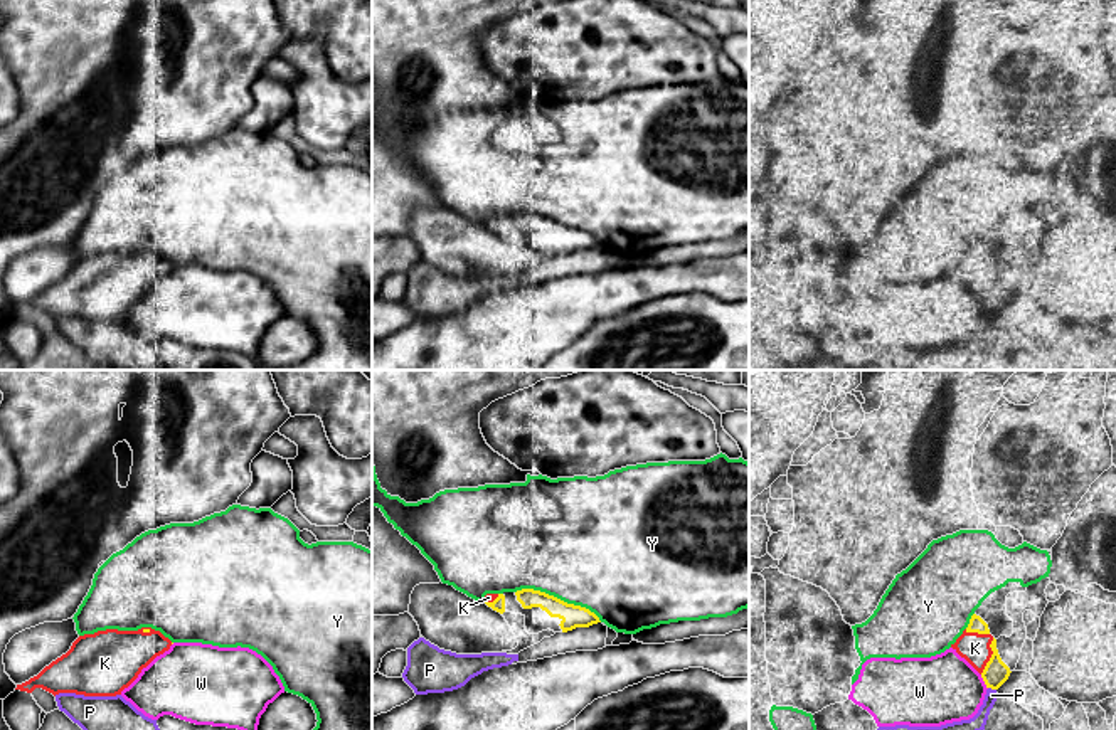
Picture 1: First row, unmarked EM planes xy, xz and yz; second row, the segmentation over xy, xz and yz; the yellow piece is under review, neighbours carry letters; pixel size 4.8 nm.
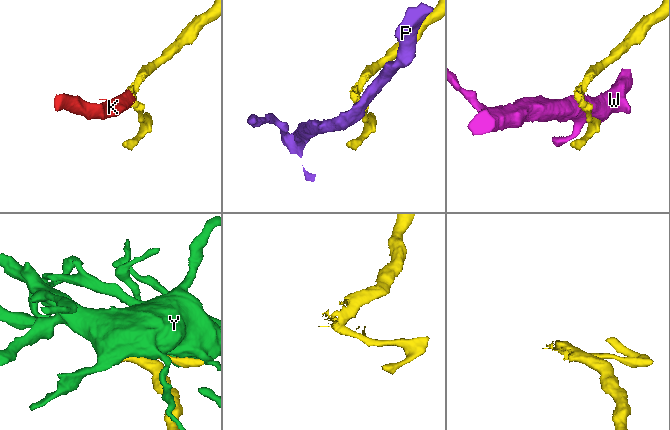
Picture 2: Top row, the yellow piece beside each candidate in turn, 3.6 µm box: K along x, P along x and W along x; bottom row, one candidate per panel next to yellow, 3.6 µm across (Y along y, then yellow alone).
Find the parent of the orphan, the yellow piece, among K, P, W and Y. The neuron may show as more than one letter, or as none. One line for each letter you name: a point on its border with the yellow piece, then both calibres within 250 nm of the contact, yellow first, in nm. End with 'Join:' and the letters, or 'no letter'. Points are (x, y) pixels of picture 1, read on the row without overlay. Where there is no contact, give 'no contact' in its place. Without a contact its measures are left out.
K: yz (992, 280) | 120/140 nm
Join: K

